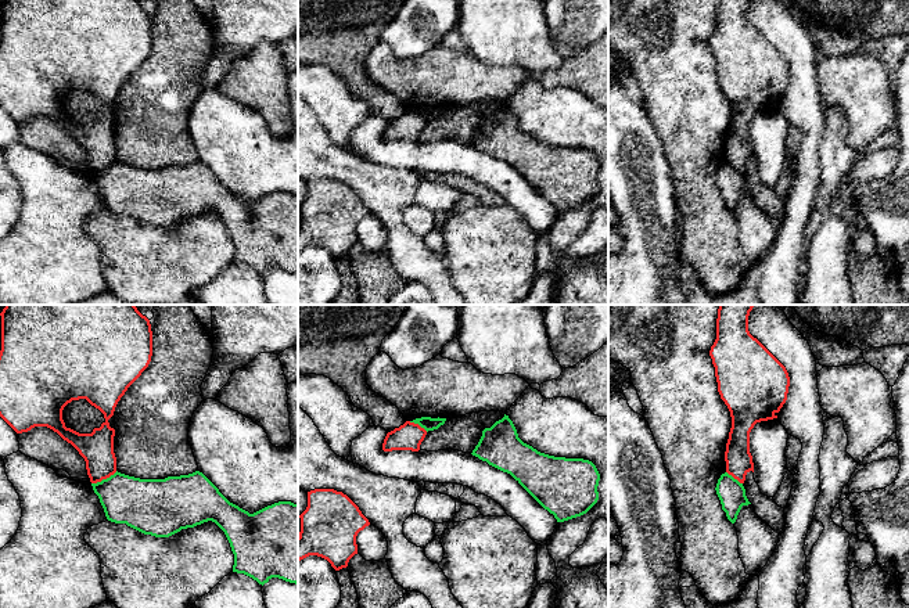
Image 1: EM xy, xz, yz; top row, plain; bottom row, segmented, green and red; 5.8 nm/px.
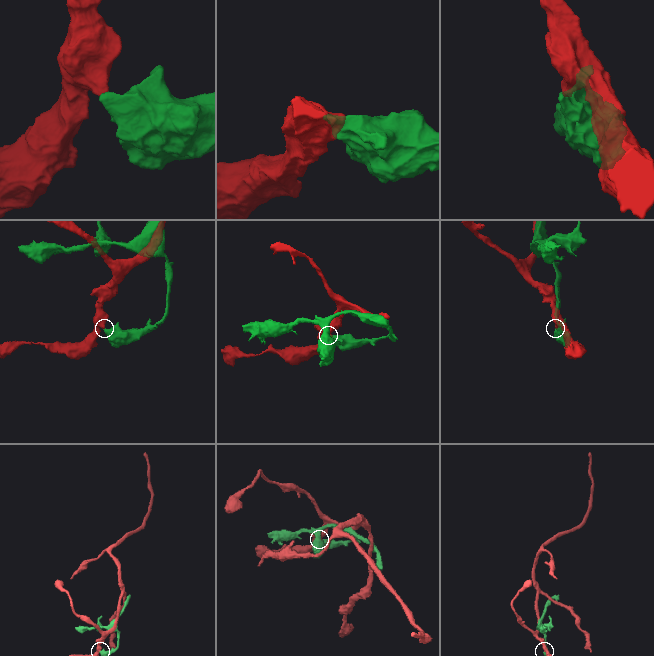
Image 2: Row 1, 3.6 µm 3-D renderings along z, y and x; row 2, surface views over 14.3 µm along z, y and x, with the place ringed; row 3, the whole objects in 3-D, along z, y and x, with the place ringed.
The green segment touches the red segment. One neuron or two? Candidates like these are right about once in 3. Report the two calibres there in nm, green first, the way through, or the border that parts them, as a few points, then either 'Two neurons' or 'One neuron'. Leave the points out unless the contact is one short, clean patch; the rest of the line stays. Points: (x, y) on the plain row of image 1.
Thickness 280 nm (green) against 190 nm. Two neurons

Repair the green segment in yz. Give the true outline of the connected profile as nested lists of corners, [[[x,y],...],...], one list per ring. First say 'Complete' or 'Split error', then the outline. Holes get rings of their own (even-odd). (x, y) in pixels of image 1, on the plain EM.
Complete. [[[727,162],[722,163],[716,173],[716,184],[727,209],[734,213],[743,195],[751,194],[745,186],[743,173]]]

